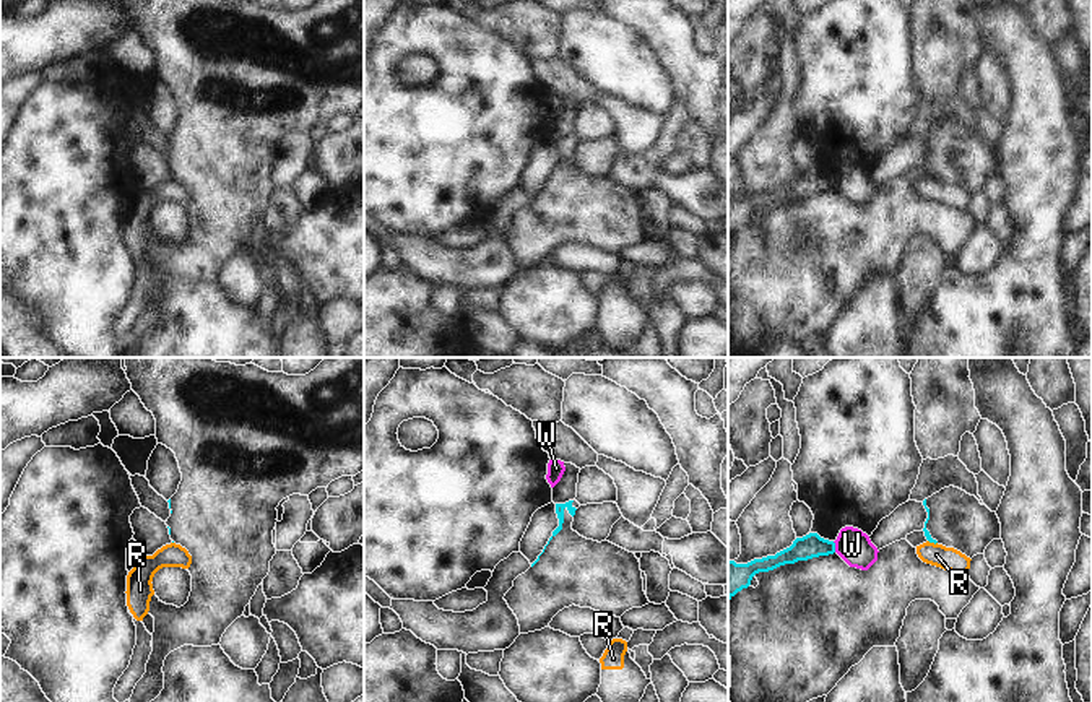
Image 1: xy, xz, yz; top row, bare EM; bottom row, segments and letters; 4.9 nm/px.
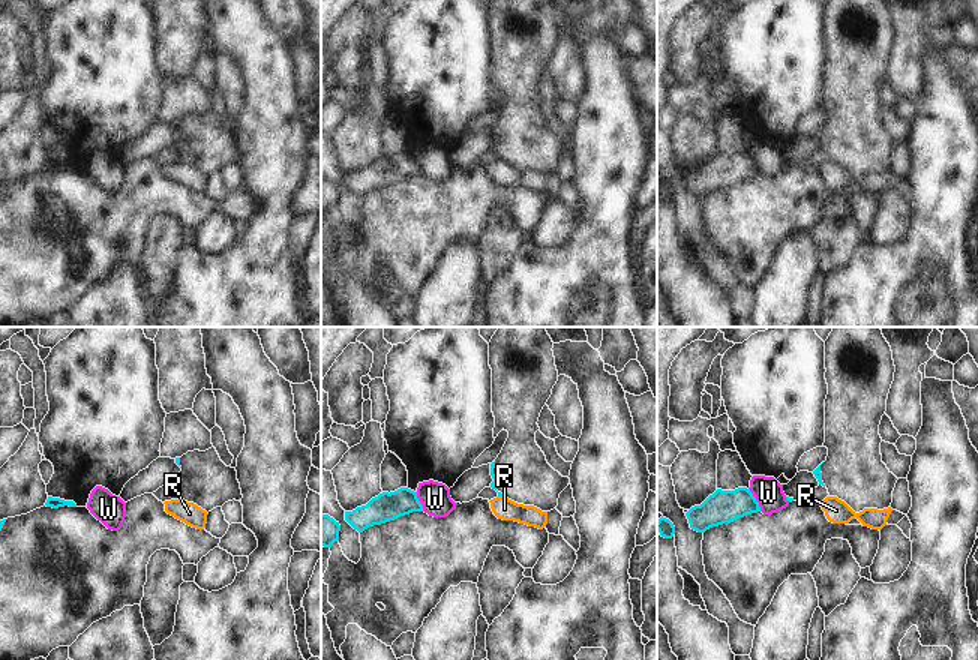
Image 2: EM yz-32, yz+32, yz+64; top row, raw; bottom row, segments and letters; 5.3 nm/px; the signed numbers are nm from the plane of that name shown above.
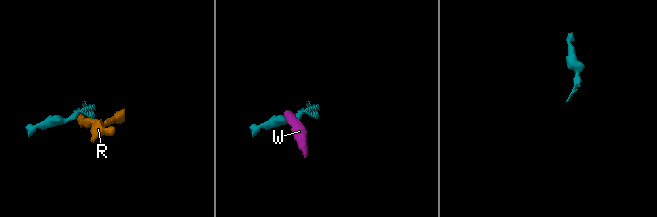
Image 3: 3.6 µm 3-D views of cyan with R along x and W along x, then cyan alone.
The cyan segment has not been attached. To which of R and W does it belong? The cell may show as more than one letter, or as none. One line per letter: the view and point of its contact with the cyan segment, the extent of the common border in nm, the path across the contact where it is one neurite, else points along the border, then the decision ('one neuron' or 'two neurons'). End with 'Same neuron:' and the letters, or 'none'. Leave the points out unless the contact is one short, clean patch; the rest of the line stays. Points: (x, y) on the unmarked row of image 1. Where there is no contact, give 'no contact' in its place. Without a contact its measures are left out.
R: meets cyan in yz at (933, 177); contact 50 nm long; border along yz (928, 176), (936, 179); two neurons
W: meets cyan in yz at (834, 182); contact 60 nm long; border along yz (832, 177), (836, 187); two neurons
Same neuron: none

